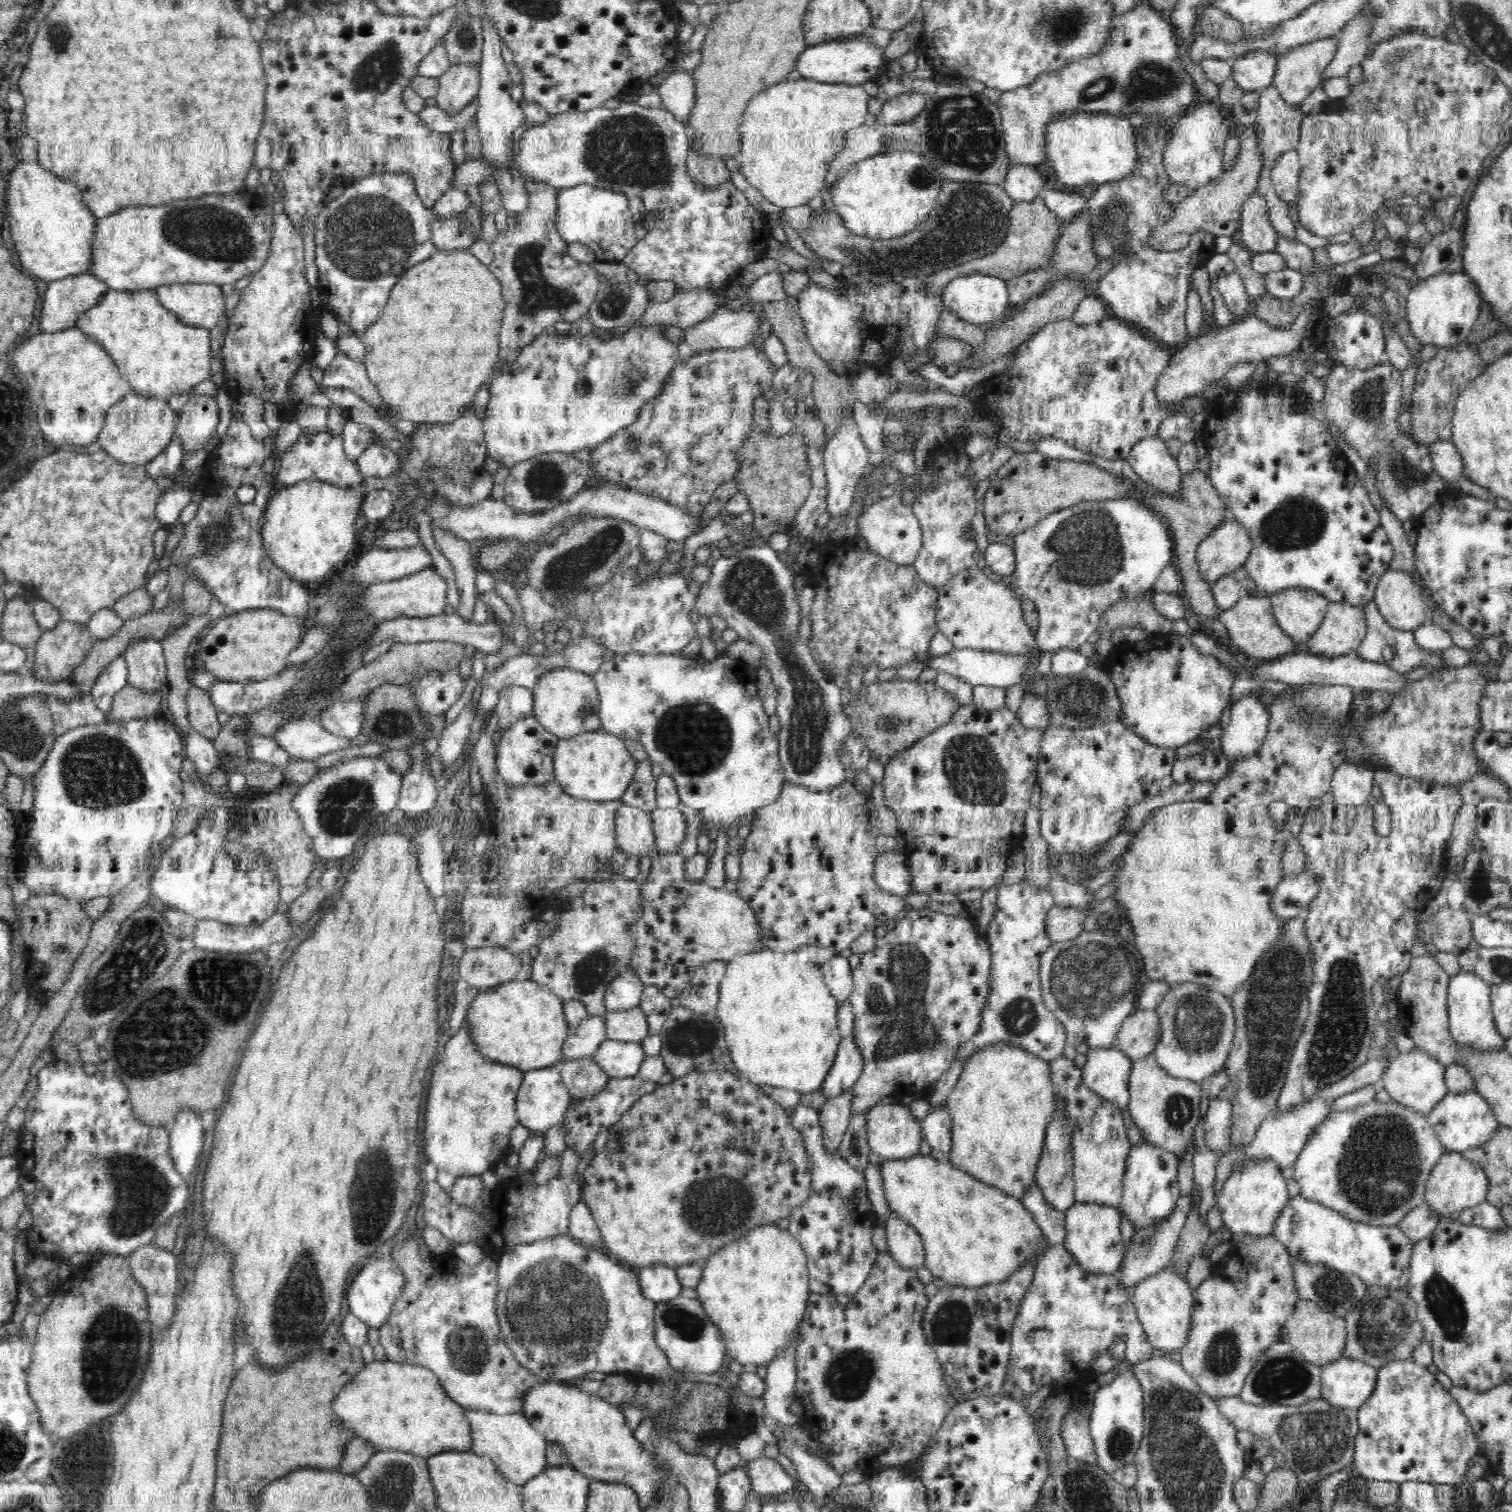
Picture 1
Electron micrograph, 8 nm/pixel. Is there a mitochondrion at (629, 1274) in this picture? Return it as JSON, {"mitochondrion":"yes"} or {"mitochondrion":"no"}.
{"mitochondrion":"no"}

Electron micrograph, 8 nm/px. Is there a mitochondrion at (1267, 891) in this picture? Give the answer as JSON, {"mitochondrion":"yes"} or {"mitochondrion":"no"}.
{"mitochondrion":"no"}

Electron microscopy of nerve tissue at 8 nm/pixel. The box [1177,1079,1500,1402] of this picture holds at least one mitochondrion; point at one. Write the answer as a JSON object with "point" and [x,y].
{"point":[1378,1172]}

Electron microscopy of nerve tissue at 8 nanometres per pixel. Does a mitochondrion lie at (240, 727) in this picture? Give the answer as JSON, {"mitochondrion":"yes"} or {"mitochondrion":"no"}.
{"mitochondrion":"yes"}

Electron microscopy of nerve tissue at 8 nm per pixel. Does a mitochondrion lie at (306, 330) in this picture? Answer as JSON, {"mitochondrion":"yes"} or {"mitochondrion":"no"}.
{"mitochondrion":"no"}

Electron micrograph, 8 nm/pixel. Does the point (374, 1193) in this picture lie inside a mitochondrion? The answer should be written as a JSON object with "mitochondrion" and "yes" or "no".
{"mitochondrion":"yes"}

